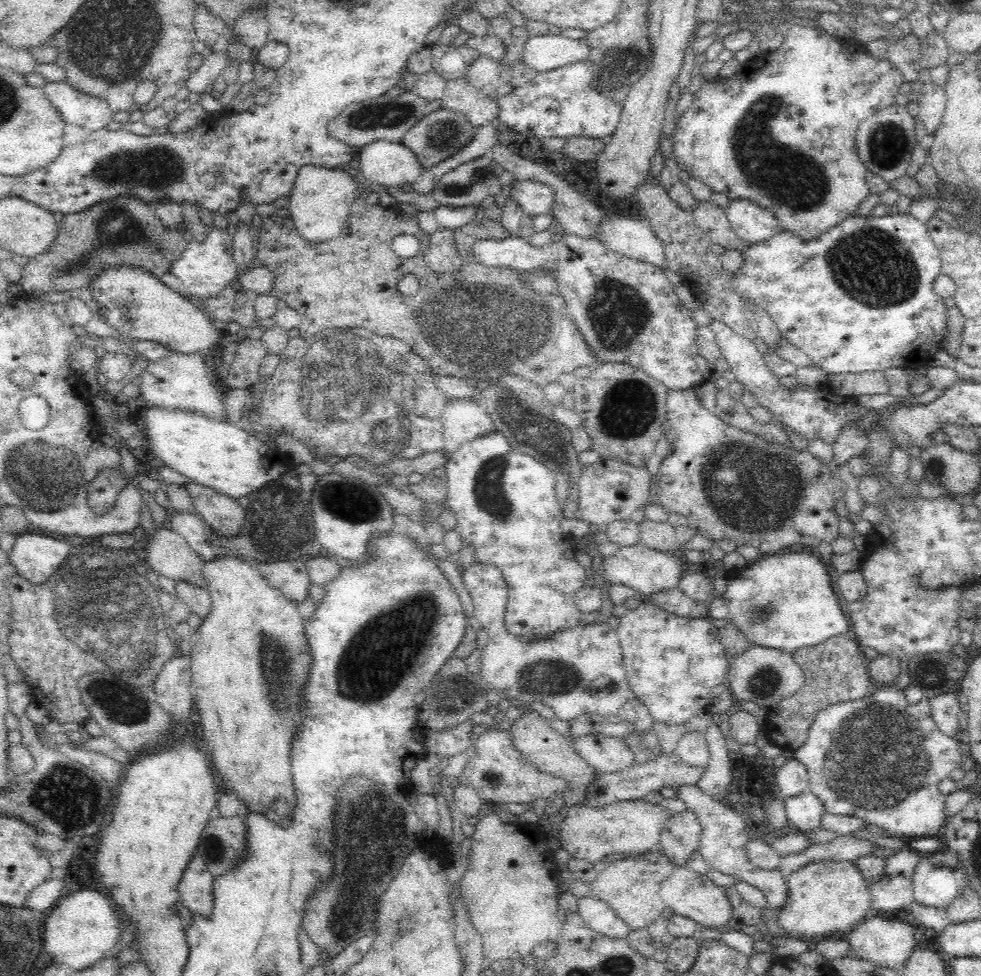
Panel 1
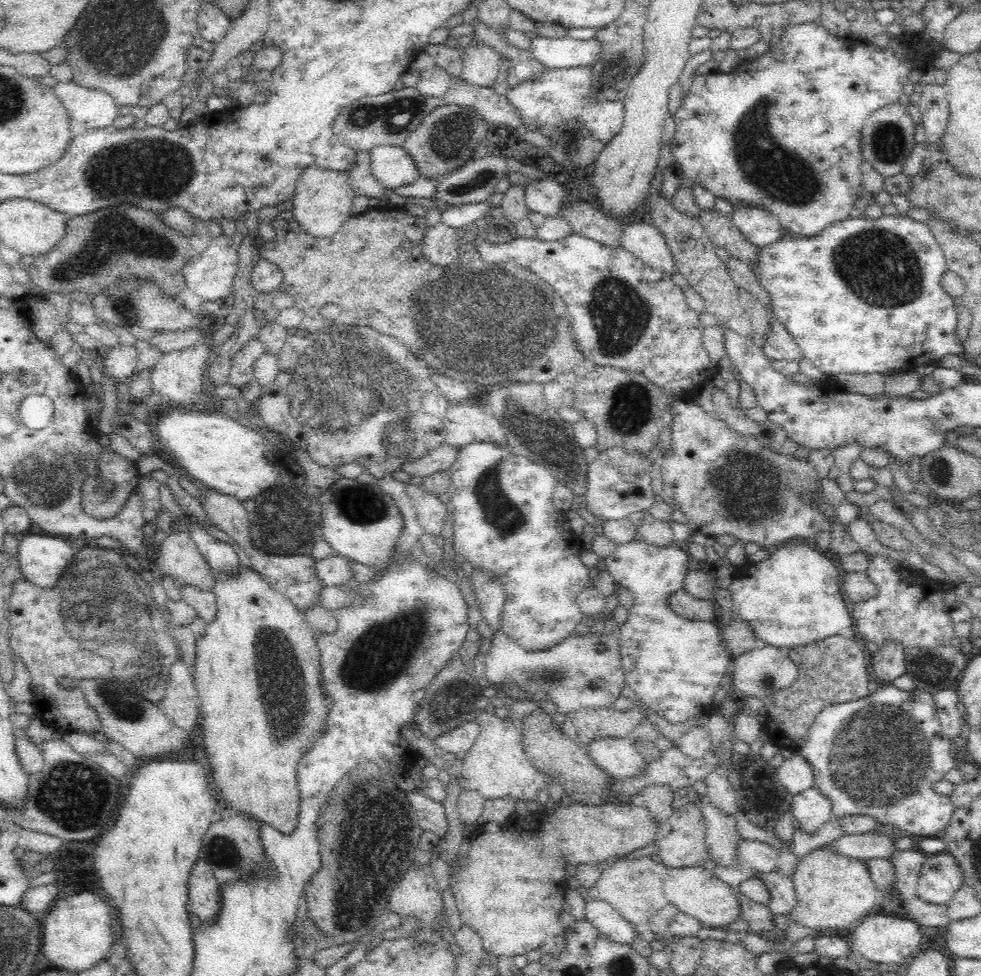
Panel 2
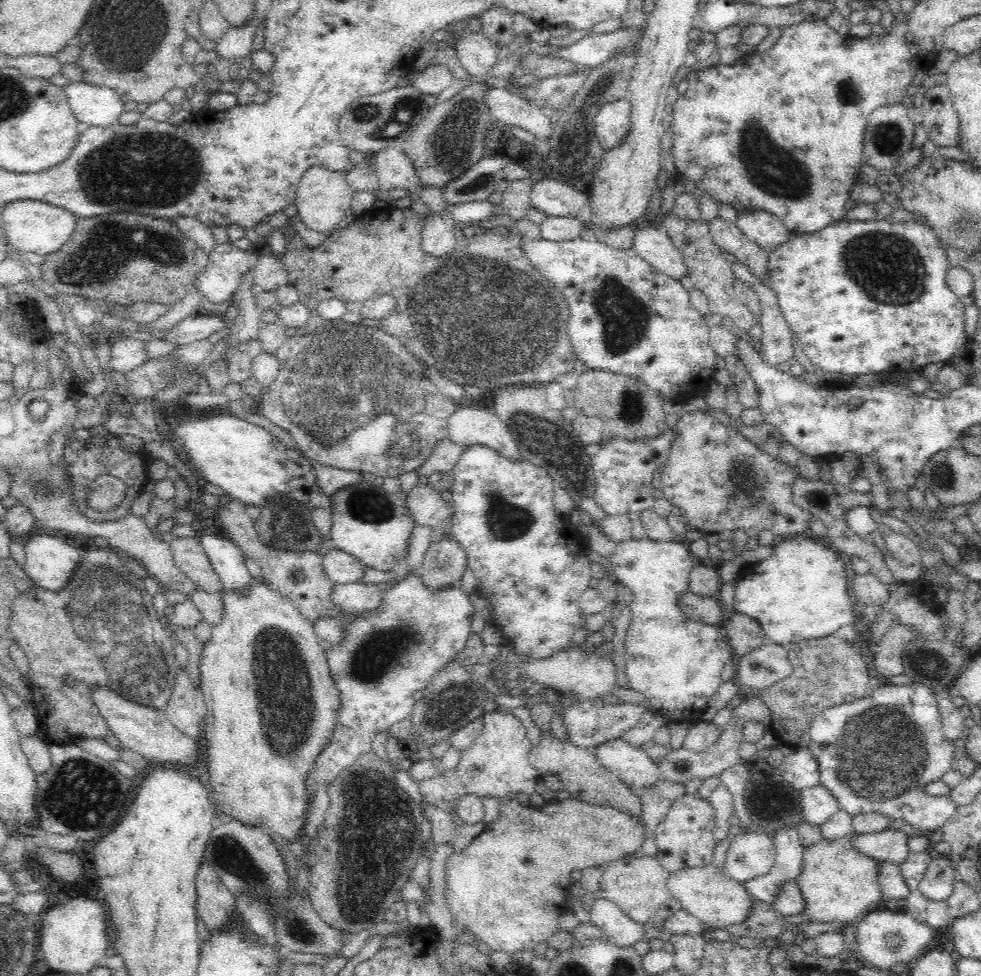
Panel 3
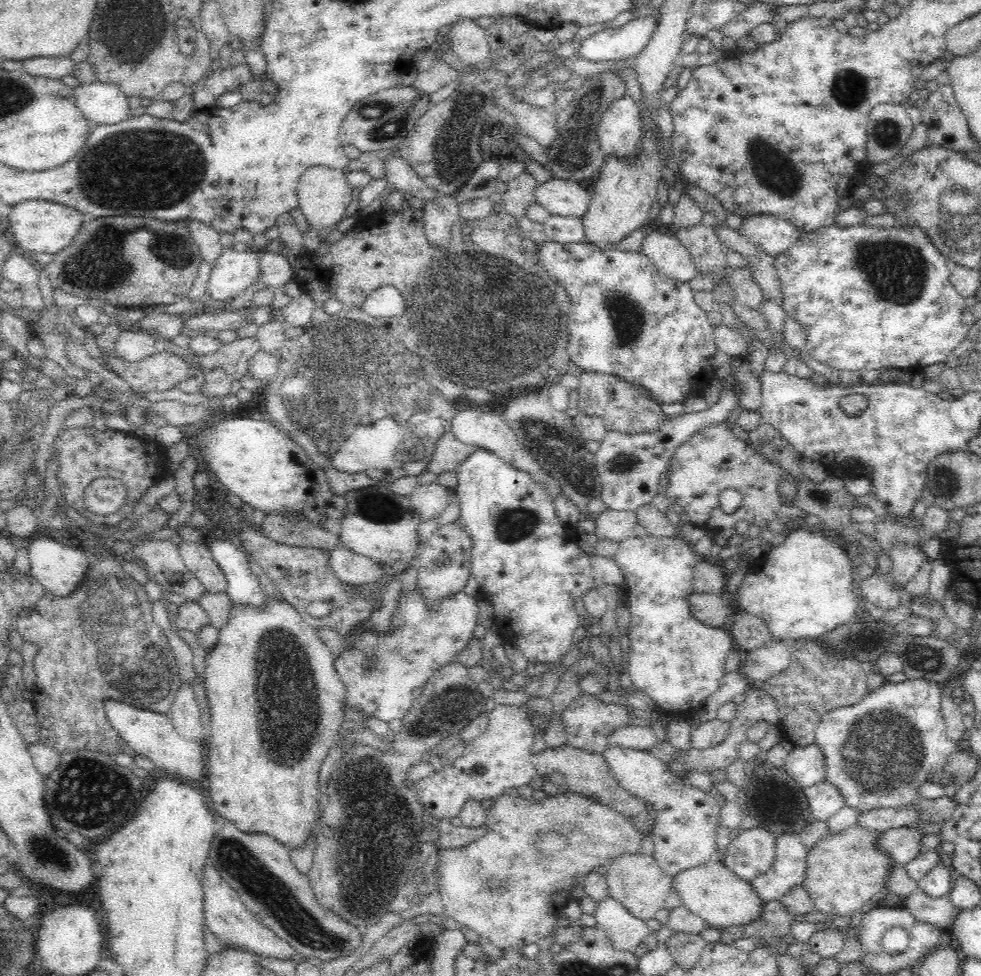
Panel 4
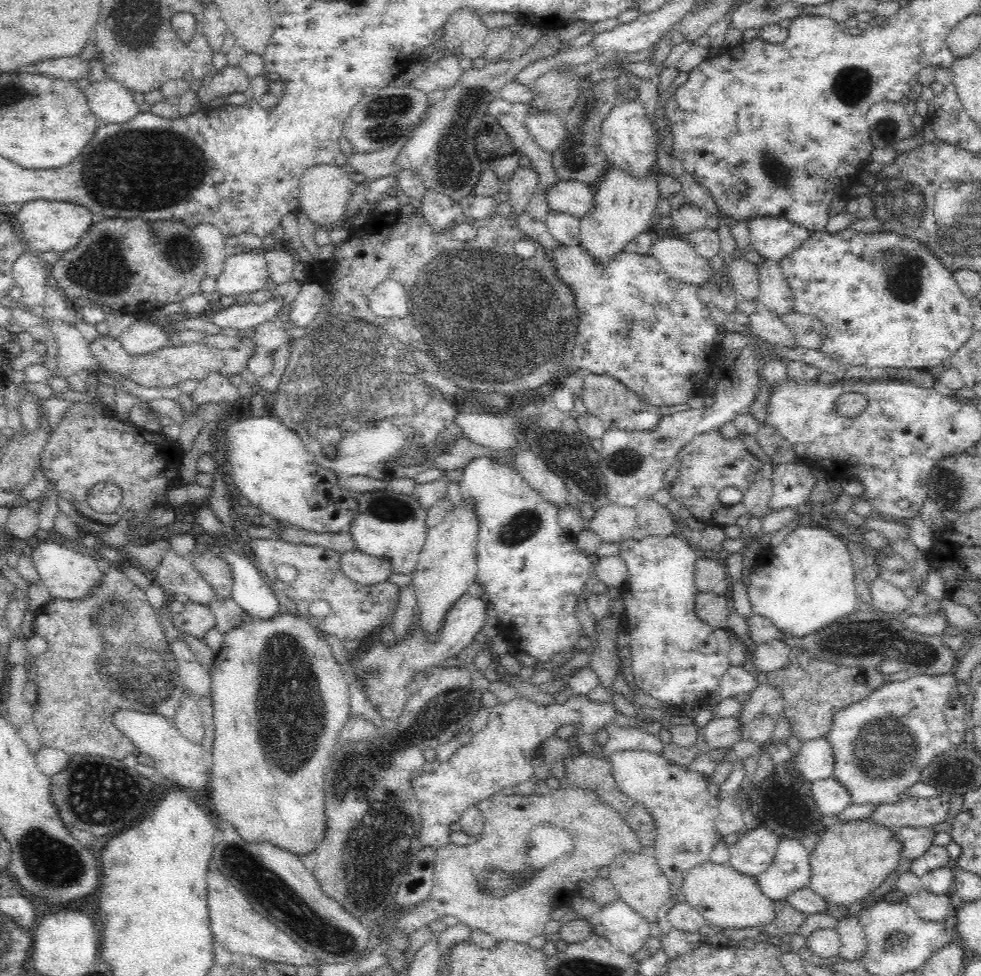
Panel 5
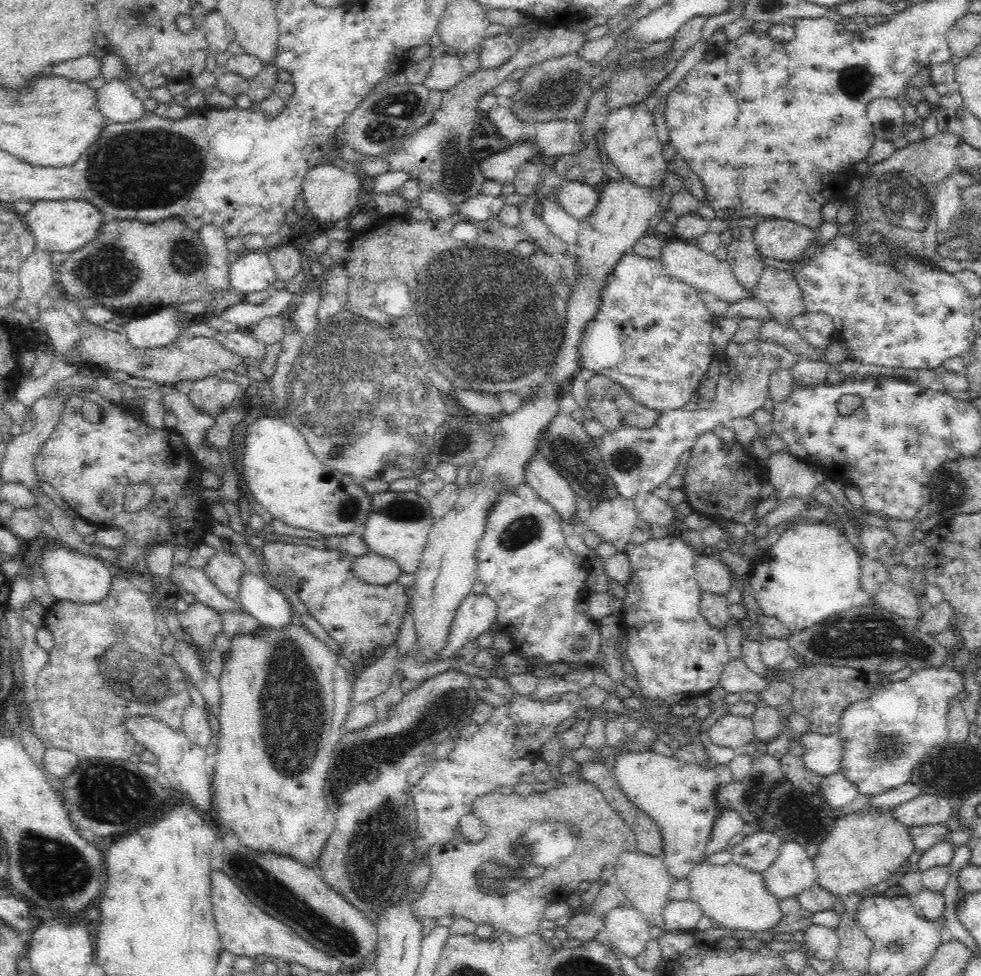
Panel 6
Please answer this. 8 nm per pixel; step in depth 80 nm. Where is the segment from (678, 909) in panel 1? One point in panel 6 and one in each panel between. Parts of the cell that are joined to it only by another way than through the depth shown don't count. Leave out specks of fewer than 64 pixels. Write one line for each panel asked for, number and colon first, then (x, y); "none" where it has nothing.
2: (697, 892)
3: (705, 892)
4: (711, 891)
5: (726, 898)
6: (733, 897)

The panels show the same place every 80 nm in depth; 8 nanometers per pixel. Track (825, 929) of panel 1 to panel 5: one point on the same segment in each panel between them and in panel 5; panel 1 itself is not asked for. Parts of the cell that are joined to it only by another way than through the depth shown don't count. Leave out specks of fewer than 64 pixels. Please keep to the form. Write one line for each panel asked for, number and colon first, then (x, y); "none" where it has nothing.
2: (833, 892)
3: (838, 884)
4: (844, 873)
5: (851, 859)

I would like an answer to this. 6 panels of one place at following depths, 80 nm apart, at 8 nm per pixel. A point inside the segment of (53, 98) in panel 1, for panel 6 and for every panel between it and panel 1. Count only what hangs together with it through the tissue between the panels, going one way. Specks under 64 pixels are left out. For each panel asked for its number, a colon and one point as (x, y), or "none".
2: (93, 109)
3: (91, 105)
4: (99, 103)
5: (109, 101)
6: (117, 103)

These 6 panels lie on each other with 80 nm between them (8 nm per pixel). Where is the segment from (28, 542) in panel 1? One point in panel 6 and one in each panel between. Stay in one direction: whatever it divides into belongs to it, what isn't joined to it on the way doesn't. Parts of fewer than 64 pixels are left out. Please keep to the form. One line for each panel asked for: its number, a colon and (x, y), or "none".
2: (42, 559)
3: (50, 562)
4: (59, 568)
5: (68, 574)
6: (70, 575)

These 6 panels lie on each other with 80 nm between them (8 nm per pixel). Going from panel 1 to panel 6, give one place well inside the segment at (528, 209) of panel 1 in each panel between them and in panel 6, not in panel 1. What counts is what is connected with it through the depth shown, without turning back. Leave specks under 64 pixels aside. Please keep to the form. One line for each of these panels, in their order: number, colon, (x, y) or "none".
2: (544, 197)
3: (554, 198)
4: (560, 197)
5: (569, 197)
6: (578, 199)

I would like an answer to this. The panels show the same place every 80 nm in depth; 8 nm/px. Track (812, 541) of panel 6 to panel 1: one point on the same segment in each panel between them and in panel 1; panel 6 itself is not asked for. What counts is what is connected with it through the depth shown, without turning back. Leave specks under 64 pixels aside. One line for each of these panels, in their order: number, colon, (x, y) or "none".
1: (785, 601)
2: (792, 598)
3: (800, 594)
4: (806, 587)
5: (807, 583)

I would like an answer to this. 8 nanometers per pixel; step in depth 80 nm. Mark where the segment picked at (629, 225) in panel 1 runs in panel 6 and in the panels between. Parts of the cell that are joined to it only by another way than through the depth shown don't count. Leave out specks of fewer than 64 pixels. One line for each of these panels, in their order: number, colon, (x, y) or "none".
2: (643, 240)
3: (653, 245)
4: (670, 257)
5: (679, 259)
6: (685, 262)

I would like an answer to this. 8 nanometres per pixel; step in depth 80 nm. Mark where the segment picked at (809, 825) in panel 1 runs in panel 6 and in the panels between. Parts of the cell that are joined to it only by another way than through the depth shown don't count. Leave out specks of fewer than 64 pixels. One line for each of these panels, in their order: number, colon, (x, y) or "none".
2: (810, 809)
3: (818, 804)
4: (824, 800)
5: (830, 797)
6: (836, 791)

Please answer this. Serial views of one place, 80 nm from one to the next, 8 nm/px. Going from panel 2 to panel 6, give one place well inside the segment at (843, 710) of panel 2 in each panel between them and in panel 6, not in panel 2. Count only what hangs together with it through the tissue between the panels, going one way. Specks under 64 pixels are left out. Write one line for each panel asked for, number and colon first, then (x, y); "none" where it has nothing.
3: (876, 755)
4: (877, 753)
5: (881, 745)
6: (884, 737)

